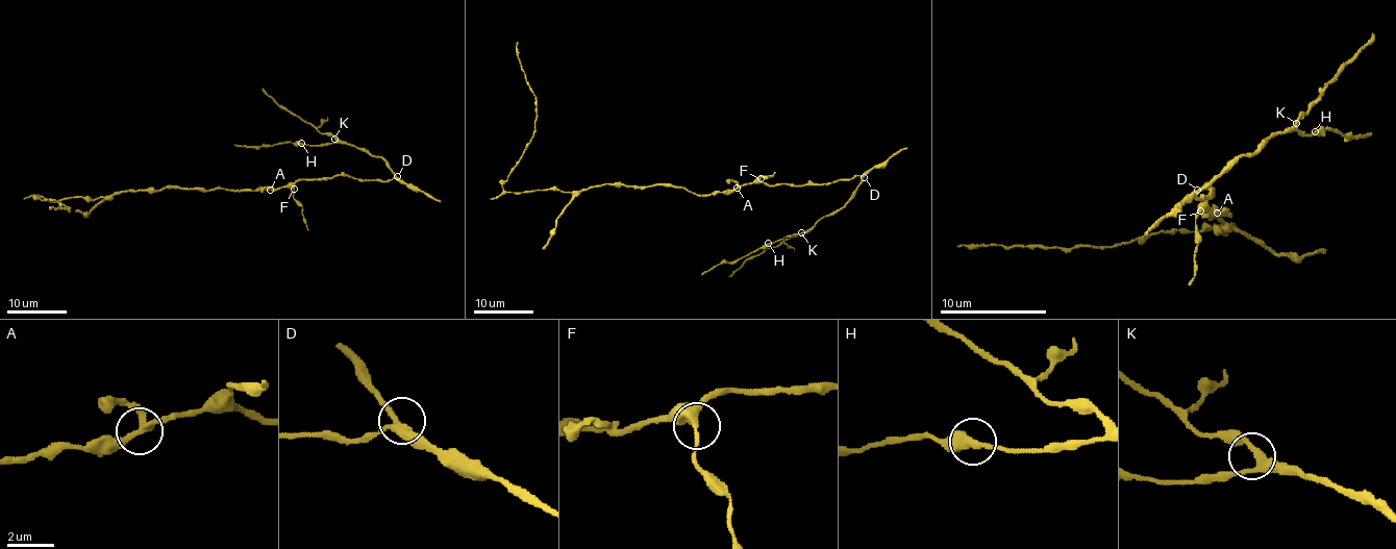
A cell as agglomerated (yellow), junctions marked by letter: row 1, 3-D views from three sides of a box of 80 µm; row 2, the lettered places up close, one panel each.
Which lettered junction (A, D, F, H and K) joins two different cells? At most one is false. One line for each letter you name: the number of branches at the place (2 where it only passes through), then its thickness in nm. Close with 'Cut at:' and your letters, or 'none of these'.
Cut at: none of these

